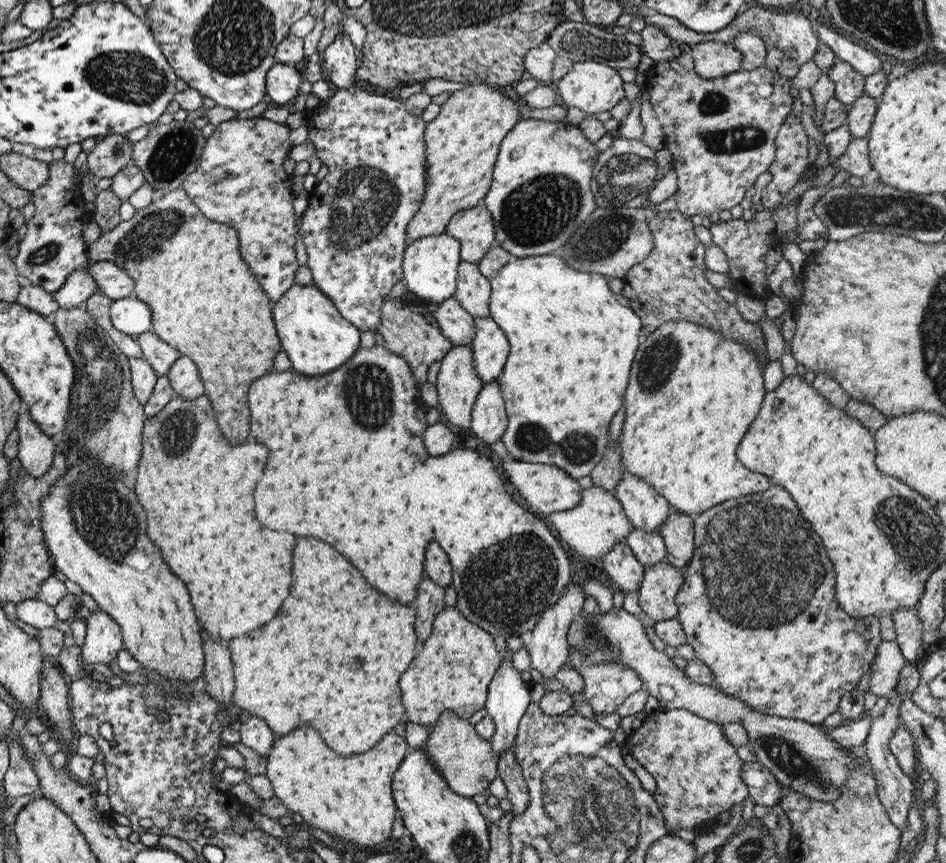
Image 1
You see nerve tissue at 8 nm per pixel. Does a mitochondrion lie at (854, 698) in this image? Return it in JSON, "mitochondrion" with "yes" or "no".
{"mitochondrion":"no"}

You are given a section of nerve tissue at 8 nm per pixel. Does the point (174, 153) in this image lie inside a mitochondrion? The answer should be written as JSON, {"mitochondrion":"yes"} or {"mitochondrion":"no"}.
{"mitochondrion":"yes"}

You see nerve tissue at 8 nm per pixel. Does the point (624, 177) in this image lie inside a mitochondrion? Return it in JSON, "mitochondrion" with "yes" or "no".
{"mitochondrion":"yes"}

